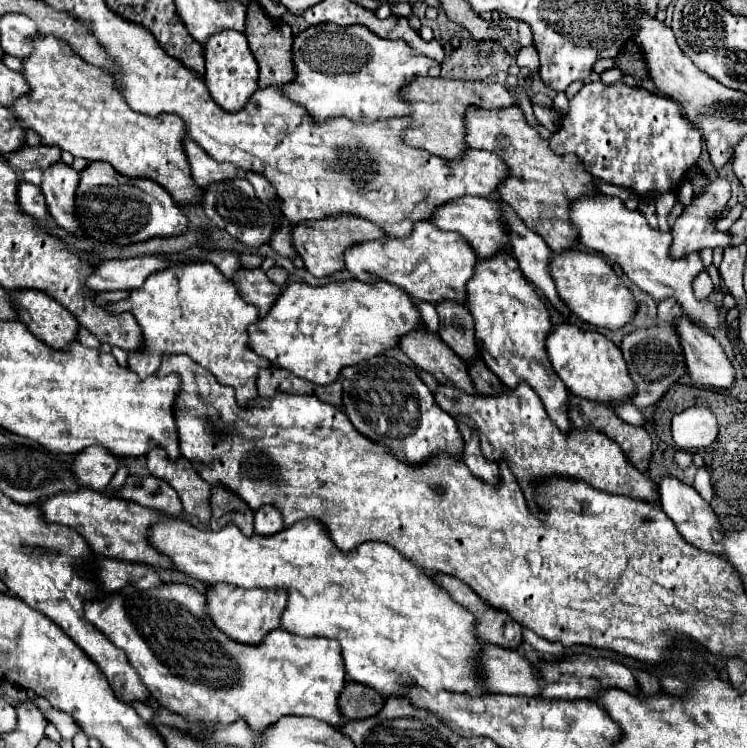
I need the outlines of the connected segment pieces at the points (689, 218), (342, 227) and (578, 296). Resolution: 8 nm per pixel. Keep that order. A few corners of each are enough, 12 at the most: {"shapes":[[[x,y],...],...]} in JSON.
{"shapes":[[[725,177],[693,197],[671,227],[673,257],[729,247],[711,221],[731,197]],[[351,215],[305,221],[293,245],[315,277],[345,269],[351,245],[387,233]],[[577,249],[551,259],[559,297],[613,331],[637,301],[605,257]]]}

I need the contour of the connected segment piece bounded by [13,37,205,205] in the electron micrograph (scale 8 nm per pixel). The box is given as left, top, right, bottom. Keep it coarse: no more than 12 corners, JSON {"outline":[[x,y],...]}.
{"outline":[[63,39],[23,59],[19,125],[201,203],[177,115],[133,111]]}

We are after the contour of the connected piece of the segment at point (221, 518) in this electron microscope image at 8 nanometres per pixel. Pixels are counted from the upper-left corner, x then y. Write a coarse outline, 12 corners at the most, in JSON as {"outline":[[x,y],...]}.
{"outline":[[213,487],[209,527],[235,523],[253,535],[253,511],[235,493]]}

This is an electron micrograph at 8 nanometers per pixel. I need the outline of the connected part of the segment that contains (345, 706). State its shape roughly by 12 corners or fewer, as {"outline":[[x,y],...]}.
{"outline":[[347,683],[339,699],[345,719],[373,717],[385,697]]}

